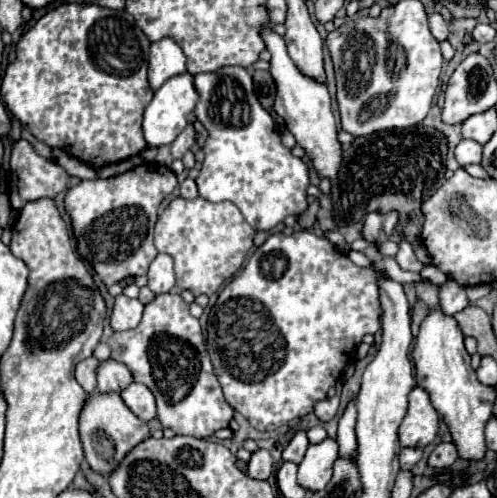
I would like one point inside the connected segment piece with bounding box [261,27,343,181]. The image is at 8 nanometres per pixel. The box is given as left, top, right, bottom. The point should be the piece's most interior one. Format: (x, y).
(304, 104)

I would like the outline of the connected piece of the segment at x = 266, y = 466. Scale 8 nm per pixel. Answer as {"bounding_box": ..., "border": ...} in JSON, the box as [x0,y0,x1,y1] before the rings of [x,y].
{"bounding_box":[247,449,273,479],"border":[[[257,449],[251,453],[251,459],[247,465],[249,465],[247,473],[253,479],[267,479],[271,475],[271,469],[273,469],[273,459],[271,459],[267,449]]]}

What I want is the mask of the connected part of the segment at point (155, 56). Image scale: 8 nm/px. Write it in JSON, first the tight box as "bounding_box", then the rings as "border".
{"bounding_box":[149,37,185,89],"border":[[[163,37],[151,43],[151,55],[149,55],[151,89],[159,89],[159,85],[163,85],[167,77],[173,77],[179,73],[185,73],[183,49],[171,37]]]}

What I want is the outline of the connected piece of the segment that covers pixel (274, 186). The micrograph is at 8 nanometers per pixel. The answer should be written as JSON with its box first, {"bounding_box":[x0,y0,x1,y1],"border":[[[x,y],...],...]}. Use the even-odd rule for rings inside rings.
{"bounding_box":[195,67,309,231],"border":[[[243,67],[201,73],[195,75],[195,87],[199,89],[195,117],[209,133],[203,147],[205,161],[195,179],[199,197],[211,203],[235,203],[255,231],[269,231],[287,215],[303,213],[307,209],[309,169],[281,143],[273,117],[255,97],[251,73]]]}

